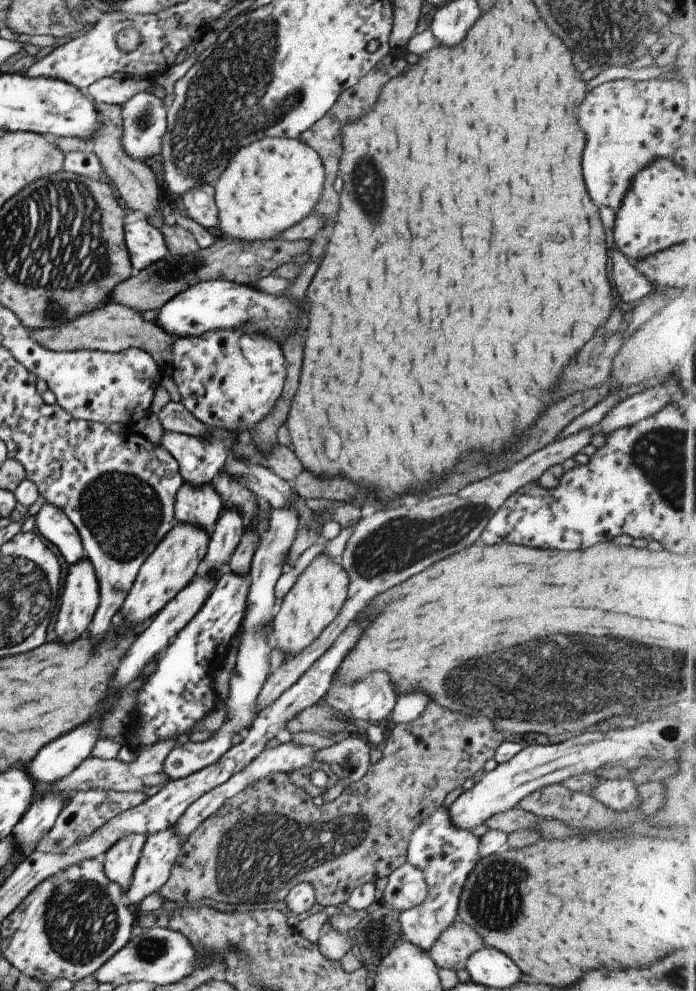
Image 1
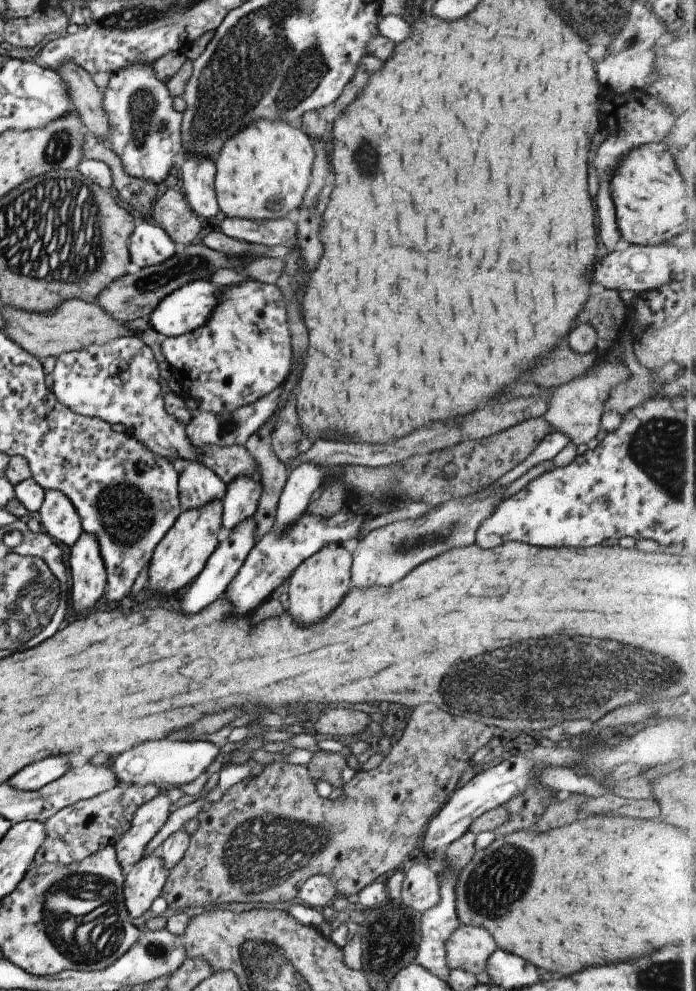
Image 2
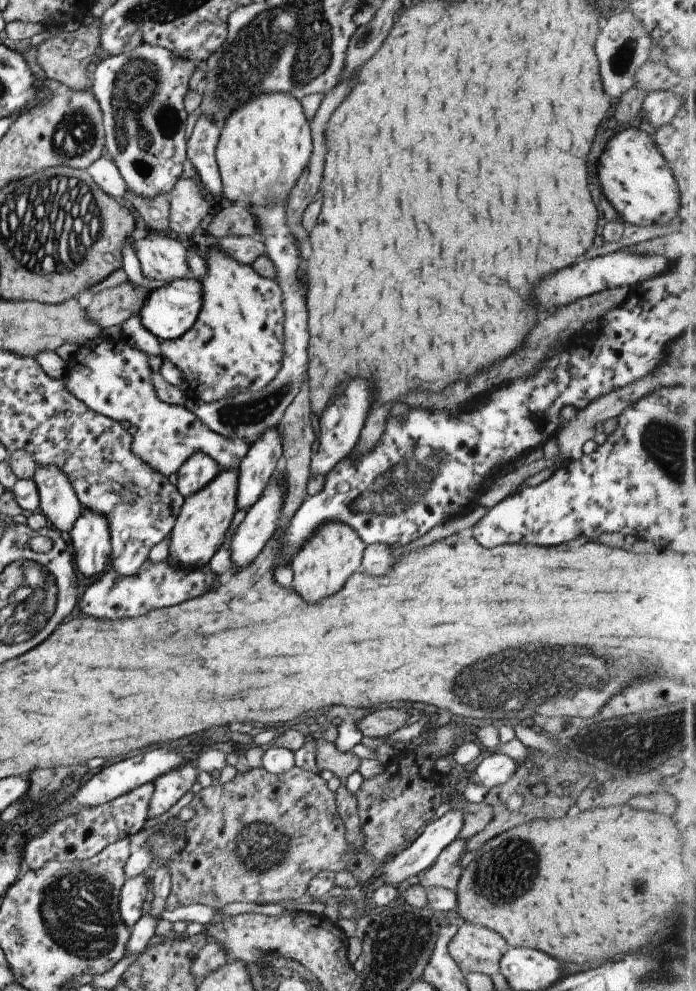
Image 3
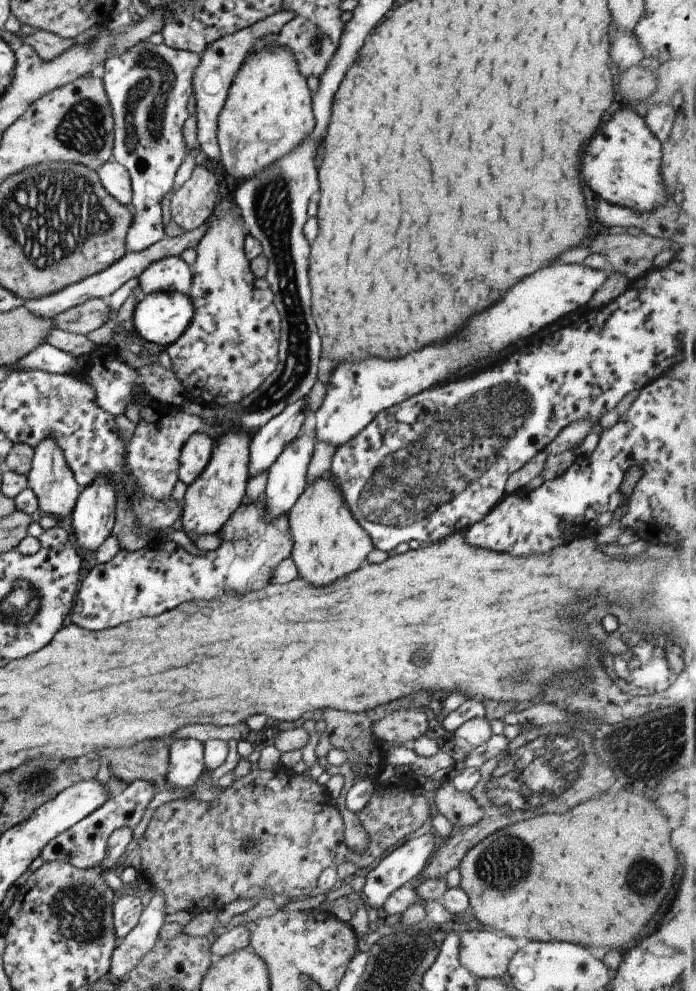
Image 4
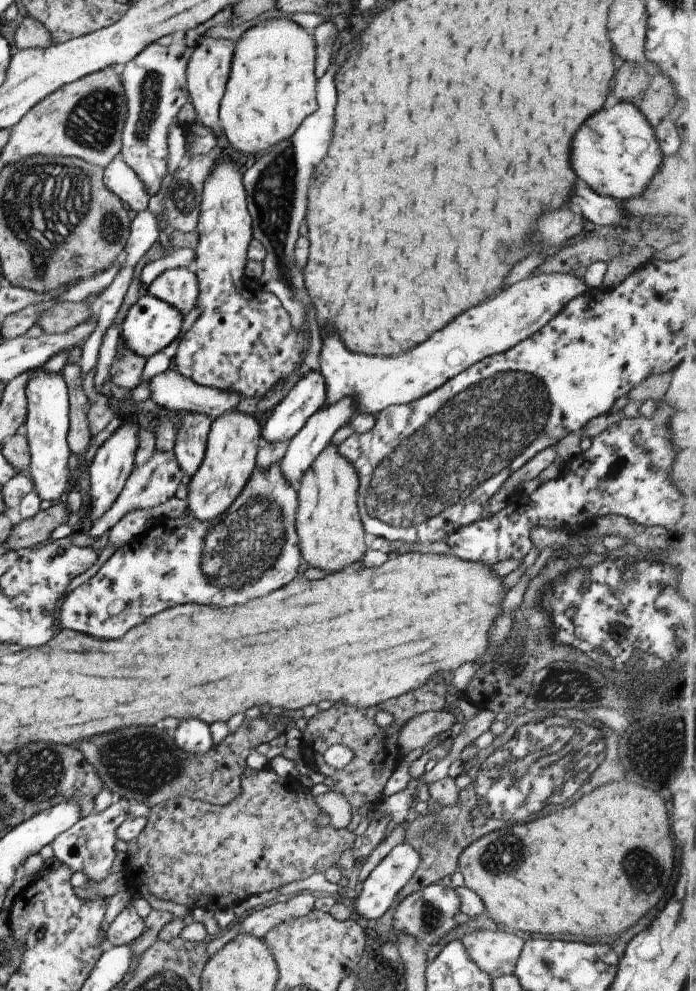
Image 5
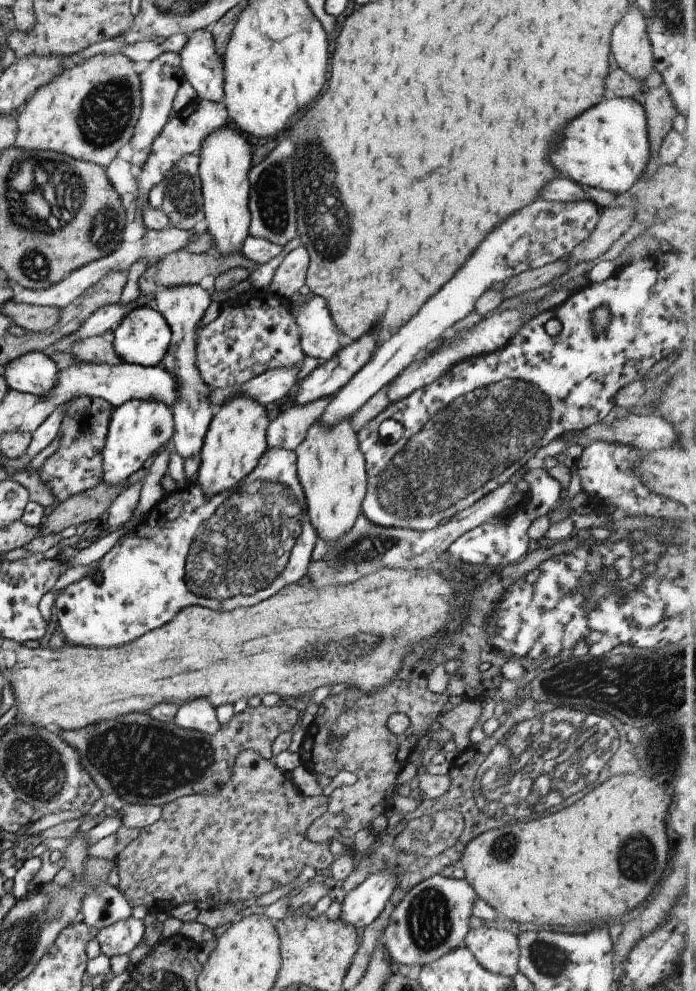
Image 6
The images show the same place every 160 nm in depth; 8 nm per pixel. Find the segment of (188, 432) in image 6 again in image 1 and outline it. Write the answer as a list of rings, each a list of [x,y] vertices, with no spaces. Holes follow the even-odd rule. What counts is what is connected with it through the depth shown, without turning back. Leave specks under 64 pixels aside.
[[[147,219],[125,224],[124,238],[131,266],[136,270],[161,261],[169,251],[163,232],[151,226]],[[186,481],[178,489],[175,502],[175,520],[194,523],[210,534],[223,513],[221,496],[211,483],[195,487]]]

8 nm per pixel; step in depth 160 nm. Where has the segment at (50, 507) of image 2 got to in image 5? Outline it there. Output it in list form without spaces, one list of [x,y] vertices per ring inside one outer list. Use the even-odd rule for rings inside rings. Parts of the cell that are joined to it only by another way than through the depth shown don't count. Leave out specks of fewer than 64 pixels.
[[[36,369],[27,380],[27,421],[23,433],[27,436],[31,450],[31,461],[27,474],[30,476],[34,491],[41,500],[58,500],[63,492],[75,485],[68,477],[68,458],[70,448],[66,440],[68,434],[68,391],[62,372],[49,372]]]

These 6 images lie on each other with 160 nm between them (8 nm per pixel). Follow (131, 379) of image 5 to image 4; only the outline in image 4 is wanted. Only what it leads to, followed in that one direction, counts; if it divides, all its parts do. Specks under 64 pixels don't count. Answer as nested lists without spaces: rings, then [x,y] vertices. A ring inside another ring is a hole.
[[[160,363],[142,366],[138,369],[144,390],[152,401],[170,406],[181,406],[184,402],[184,388],[175,372],[163,368]]]

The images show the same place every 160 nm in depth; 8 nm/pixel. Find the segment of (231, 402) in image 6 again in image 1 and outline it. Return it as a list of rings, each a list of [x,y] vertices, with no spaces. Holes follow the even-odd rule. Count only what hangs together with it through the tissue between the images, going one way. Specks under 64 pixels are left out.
[[[175,522],[172,530],[158,543],[158,546],[141,564],[129,595],[120,611],[125,617],[124,624],[140,624],[150,616],[158,614],[185,586],[199,573],[205,559],[210,534],[205,528],[194,523]]]

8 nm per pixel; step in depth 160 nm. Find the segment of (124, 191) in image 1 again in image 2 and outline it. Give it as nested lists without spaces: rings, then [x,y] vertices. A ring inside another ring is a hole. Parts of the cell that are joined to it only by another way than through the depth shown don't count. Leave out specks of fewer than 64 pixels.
[[[64,61],[57,73],[66,83],[71,103],[76,113],[90,131],[99,140],[109,135],[109,120],[103,109],[103,94],[94,83],[92,75],[72,61]]]

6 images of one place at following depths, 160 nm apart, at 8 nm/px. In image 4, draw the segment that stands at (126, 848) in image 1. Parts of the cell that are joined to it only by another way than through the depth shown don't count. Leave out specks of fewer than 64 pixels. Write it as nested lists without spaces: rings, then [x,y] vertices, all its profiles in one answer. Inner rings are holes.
[[[178,739],[169,748],[166,782],[172,790],[189,789],[204,771],[204,745],[196,739]]]

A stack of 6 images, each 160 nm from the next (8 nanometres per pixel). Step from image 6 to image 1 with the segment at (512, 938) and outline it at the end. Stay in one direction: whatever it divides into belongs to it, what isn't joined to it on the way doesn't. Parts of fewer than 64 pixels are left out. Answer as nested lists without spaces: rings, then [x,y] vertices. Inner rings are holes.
[[[456,919],[441,934],[428,954],[440,969],[457,971],[466,969],[471,954],[484,947],[486,946],[482,937],[464,921]]]

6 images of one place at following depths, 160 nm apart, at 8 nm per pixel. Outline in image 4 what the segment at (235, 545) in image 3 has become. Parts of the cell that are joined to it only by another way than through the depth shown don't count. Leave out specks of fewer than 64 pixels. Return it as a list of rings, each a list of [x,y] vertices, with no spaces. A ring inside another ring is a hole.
[[[308,434],[300,435],[284,448],[278,460],[270,466],[264,492],[264,508],[270,516],[288,515],[306,489],[306,470],[316,442]]]

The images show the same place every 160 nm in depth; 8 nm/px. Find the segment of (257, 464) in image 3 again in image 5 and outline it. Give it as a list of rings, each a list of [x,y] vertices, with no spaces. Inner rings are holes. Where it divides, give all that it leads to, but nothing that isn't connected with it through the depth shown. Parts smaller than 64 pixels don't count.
[[[307,369],[272,410],[261,432],[262,441],[275,443],[291,439],[326,404],[327,388],[322,373]]]

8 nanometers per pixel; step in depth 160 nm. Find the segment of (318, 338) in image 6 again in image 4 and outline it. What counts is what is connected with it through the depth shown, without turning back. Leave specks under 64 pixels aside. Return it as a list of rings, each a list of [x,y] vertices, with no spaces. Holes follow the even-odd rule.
[[[578,263],[548,266],[538,270],[538,278],[536,274],[530,274],[522,282],[512,286],[504,294],[502,302],[496,302],[492,308],[466,320],[466,326],[456,336],[444,342],[430,344],[396,360],[366,358],[366,362],[340,362],[330,376],[324,402],[316,412],[316,440],[332,444],[336,448],[346,445],[346,442],[358,436],[386,408],[400,404],[420,394],[422,390],[452,378],[454,372],[466,368],[468,364],[472,366],[474,362],[502,350],[506,350],[504,354],[507,353],[511,347],[541,333],[541,330],[567,314],[587,306],[607,274],[608,270],[597,271]]]

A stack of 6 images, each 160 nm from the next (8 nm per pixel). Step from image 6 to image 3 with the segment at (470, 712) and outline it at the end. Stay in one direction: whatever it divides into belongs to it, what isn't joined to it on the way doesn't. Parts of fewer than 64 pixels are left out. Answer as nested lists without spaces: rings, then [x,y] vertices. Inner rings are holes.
[[[384,708],[374,711],[366,718],[356,722],[363,736],[372,736],[385,740],[392,732],[404,728],[408,722],[408,712],[402,708]]]

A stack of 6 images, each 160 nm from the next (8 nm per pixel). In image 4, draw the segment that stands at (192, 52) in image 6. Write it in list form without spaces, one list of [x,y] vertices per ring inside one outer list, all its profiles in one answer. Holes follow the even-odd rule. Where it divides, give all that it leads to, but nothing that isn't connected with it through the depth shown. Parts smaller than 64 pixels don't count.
[[[282,9],[259,20],[251,27],[240,29],[234,34],[224,35],[222,38],[216,39],[204,49],[202,54],[199,54],[200,62],[194,69],[192,77],[193,95],[196,99],[195,117],[197,118],[197,137],[200,143],[200,151],[204,152],[209,159],[218,161],[221,158],[217,133],[218,117],[224,106],[223,102],[227,97],[228,89],[236,73],[240,70],[241,64],[256,42],[269,34],[278,34],[284,28],[284,25],[294,17],[295,14],[292,11]]]

